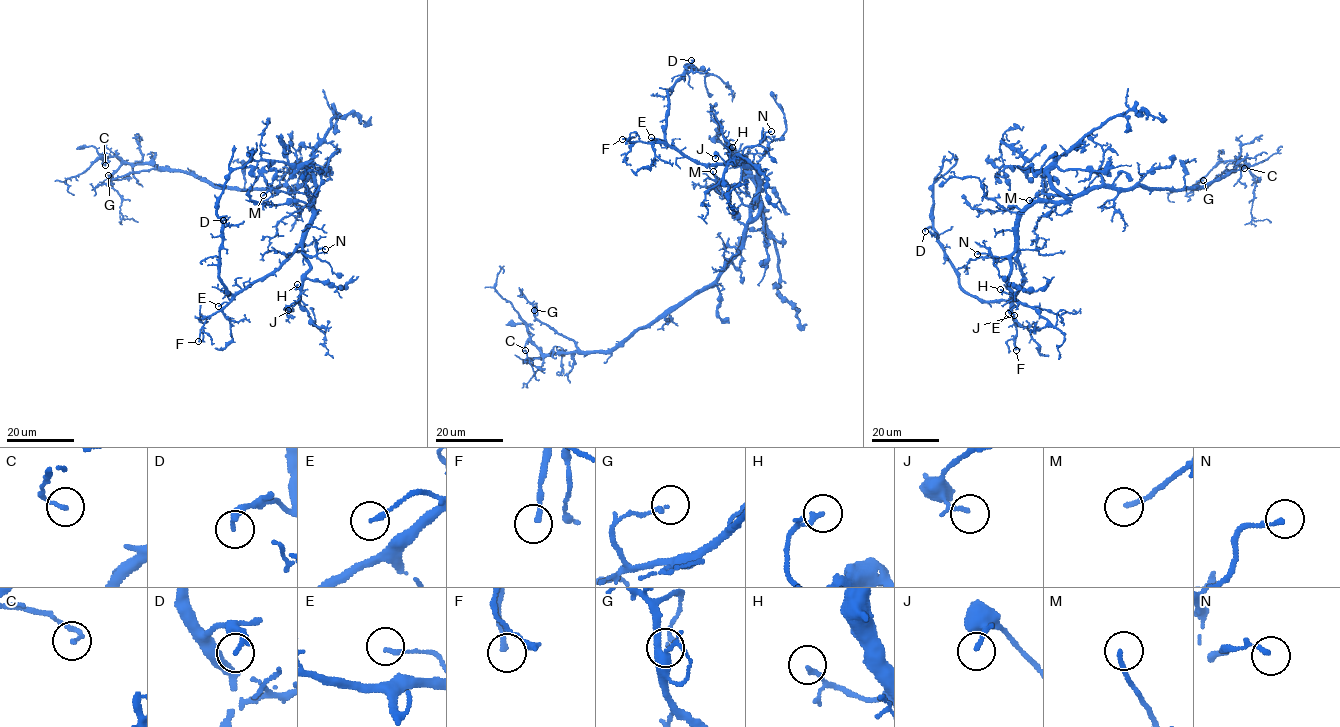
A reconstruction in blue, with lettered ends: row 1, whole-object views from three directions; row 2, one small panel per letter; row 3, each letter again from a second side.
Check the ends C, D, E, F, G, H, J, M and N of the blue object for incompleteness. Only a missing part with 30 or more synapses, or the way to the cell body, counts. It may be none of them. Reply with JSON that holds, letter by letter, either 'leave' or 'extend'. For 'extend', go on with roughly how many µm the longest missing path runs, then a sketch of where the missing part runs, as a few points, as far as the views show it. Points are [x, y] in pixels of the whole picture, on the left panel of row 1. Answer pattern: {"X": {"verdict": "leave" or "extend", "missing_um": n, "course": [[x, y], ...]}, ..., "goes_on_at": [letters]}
{"C": {"verdict": "leave"}, "D": {"verdict": "leave"}, "E": {"verdict": "leave"}, "F": {"verdict": "extend", "missing_um": 50, "course": [[198, 341], [196, 353], [184, 362], [159, 345], [133, 307], [126, 306], [117, 311], [117, 307]]}, "G": {"verdict": "leave"}, "H": {"verdict": "leave"}, "J": {"verdict": "leave"}, "M": {"verdict": "leave"}, "N": {"verdict": "leave"}, "goes_on_at": ["F"]}

